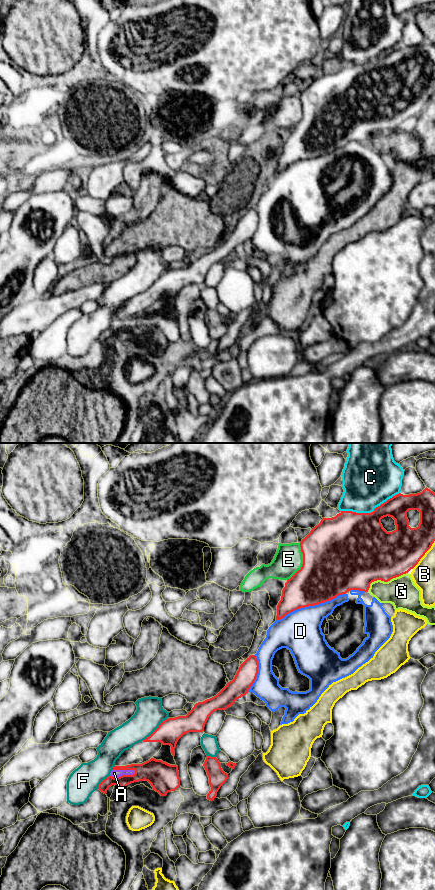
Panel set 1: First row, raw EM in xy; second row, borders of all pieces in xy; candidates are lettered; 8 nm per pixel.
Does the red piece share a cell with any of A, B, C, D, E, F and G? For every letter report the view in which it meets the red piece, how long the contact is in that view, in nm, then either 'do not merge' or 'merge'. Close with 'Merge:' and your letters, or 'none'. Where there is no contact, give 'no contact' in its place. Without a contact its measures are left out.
A: xy | 220 nm | do not merge
B: xy | 300 nm | do not merge
C: xy | 500 nm | do not merge
D: xy | 600 nm | do not merge
E: xy | 320 nm | do not merge
F: xy | 260 nm | do not merge
G: xy | 360 nm | do not merge
Merge: none

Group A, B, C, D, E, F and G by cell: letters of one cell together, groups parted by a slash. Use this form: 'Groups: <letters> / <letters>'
Groups: A / B / C / D / E / F / G

